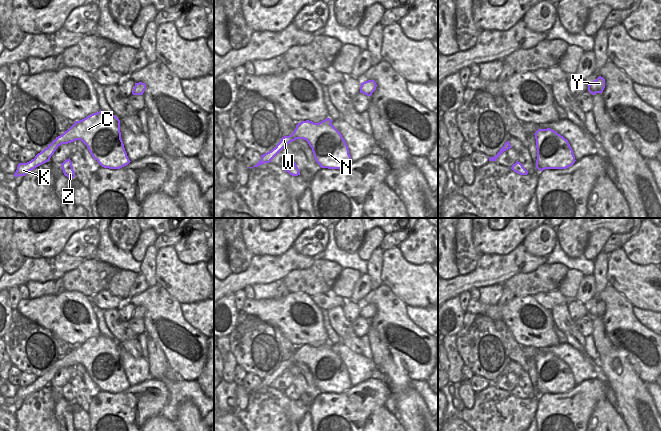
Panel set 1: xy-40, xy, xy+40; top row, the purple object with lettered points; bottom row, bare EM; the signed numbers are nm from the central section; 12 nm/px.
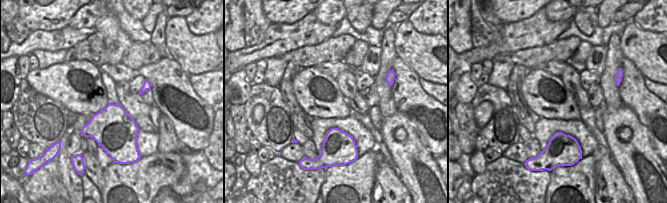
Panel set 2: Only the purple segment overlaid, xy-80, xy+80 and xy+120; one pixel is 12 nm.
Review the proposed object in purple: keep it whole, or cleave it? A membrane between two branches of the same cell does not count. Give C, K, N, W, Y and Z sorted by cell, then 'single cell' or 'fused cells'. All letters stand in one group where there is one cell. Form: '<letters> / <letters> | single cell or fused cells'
C K N W Y Z | single cell

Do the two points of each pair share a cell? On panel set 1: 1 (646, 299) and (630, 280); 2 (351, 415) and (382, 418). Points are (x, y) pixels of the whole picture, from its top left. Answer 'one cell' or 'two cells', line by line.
1: one cell
2: two cells

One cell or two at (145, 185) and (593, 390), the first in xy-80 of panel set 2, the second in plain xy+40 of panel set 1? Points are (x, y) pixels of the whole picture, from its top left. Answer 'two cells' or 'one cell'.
one cell

